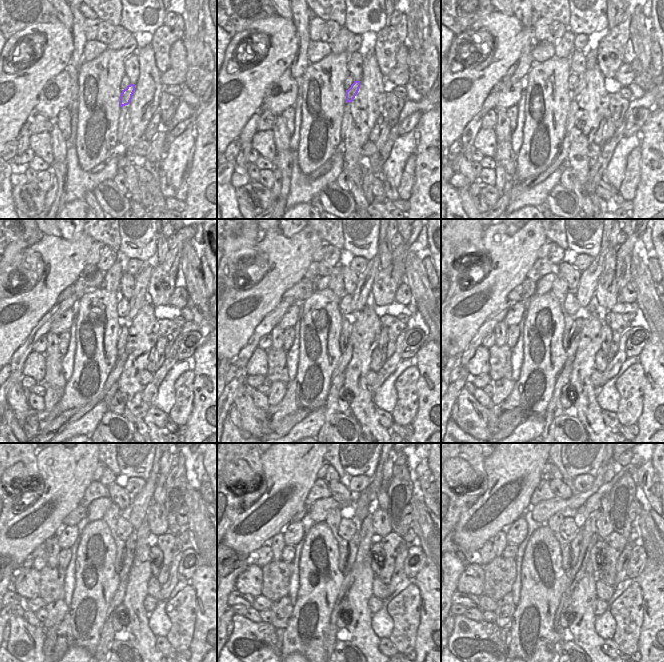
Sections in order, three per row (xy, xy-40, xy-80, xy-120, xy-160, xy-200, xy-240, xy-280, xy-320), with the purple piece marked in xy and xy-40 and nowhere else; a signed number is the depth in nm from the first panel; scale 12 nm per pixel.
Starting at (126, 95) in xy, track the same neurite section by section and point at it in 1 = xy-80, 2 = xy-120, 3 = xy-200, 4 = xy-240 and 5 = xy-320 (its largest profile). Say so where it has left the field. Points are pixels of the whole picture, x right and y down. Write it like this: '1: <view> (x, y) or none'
1: xy-80 (591, 55)
2: xy-120 (142, 279)
3: xy-200 (589, 278)
4: xy-240 (140, 502)
5: xy-320 (541, 512)

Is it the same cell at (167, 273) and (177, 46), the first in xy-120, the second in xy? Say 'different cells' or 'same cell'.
different cells

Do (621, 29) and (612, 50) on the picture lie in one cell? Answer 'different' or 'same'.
same

